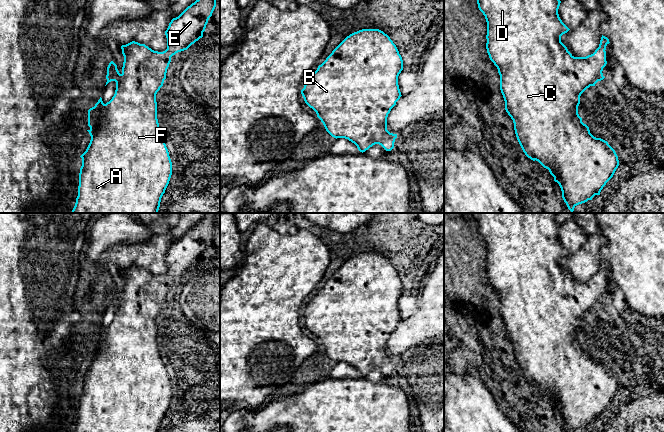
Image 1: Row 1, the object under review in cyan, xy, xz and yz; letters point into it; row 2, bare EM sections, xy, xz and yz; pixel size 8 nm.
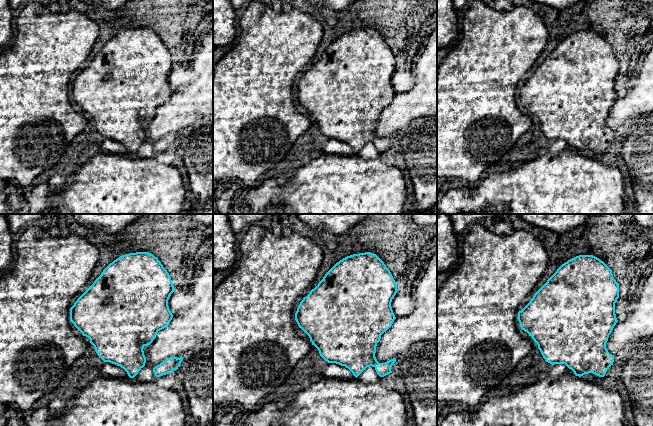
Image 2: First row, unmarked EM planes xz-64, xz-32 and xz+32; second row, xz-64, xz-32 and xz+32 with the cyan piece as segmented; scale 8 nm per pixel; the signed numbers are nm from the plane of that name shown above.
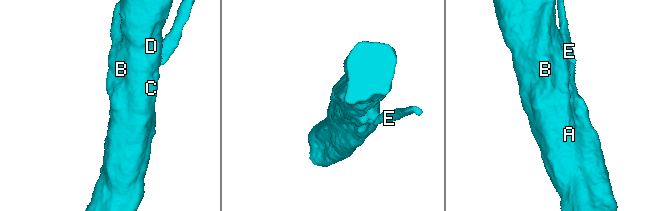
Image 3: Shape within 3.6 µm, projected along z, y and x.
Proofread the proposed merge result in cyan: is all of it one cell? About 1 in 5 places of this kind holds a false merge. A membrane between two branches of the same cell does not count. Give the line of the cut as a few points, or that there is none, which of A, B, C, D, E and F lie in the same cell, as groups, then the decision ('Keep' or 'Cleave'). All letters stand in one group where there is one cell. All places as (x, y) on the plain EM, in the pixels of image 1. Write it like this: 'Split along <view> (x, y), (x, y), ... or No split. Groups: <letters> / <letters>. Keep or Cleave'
No split. Groups: A B C D E F. Keep

